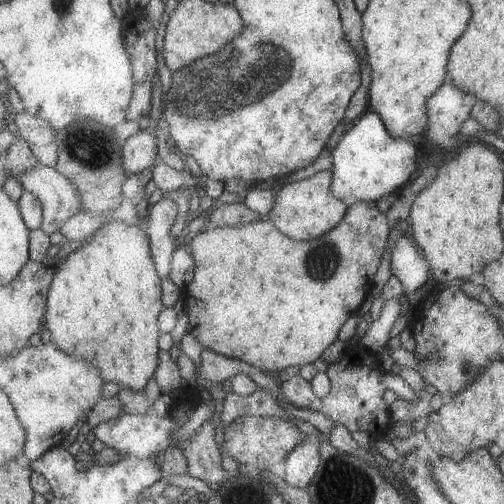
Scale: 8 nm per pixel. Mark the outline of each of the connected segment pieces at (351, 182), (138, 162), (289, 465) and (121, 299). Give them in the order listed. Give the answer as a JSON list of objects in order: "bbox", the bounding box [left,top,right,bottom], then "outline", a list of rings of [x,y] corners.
[{"bbox":[332,111,418,202],"outline":[[[375,111],[361,114],[355,126],[340,138],[332,151],[332,192],[343,201],[377,202],[409,185],[418,174],[417,148],[403,137],[389,133]]]},{"bbox":[122,130,160,175],"outline":[[[141,130],[133,136],[125,137],[122,153],[127,174],[132,175],[145,168],[155,167],[159,162],[158,144],[160,142],[150,130]]]},{"bbox":[286,439,319,490],"outline":[[[314,439],[305,440],[286,459],[286,477],[291,487],[307,490],[319,471],[319,446]]]},{"bbox":[45,219,163,392],"outline":[[[110,219],[105,226],[101,227],[89,240],[79,245],[74,245],[73,252],[70,253],[67,260],[61,264],[58,275],[55,276],[55,282],[51,285],[51,292],[48,295],[47,320],[45,328],[50,332],[50,341],[55,343],[61,350],[68,352],[74,357],[87,359],[100,368],[105,382],[114,382],[120,388],[127,388],[134,392],[143,391],[150,380],[156,376],[160,363],[159,336],[162,332],[159,330],[158,318],[163,307],[163,286],[161,286],[162,276],[159,274],[157,264],[152,255],[152,242],[150,236],[145,230],[144,224],[126,226],[123,222]]]}]

